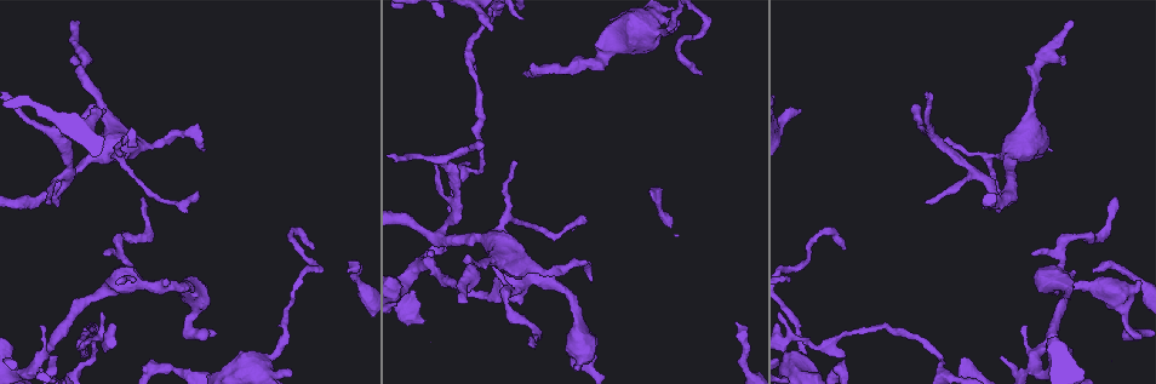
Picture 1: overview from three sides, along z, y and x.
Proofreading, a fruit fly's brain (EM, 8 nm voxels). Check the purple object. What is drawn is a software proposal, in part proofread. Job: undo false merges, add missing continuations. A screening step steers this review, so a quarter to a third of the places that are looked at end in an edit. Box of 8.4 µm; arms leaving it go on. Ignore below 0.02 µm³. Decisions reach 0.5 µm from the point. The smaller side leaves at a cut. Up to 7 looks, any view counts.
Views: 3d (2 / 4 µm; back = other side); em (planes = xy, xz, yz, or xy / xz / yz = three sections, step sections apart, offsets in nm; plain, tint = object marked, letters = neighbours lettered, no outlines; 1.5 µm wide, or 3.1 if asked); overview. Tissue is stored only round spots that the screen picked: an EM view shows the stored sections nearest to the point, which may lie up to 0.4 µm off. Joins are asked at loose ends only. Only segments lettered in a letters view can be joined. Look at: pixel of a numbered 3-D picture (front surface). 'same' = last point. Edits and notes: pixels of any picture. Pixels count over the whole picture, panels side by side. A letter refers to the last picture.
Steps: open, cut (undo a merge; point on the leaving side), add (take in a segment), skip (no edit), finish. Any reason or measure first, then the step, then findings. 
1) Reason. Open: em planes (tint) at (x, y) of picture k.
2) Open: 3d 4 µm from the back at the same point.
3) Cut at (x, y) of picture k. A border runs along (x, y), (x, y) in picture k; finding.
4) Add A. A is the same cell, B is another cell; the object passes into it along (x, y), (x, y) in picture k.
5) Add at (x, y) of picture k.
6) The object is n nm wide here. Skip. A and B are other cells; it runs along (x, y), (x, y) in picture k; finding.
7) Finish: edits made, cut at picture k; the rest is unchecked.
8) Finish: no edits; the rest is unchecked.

Open: 3d 4 µm at (735, 324) of picture 1.

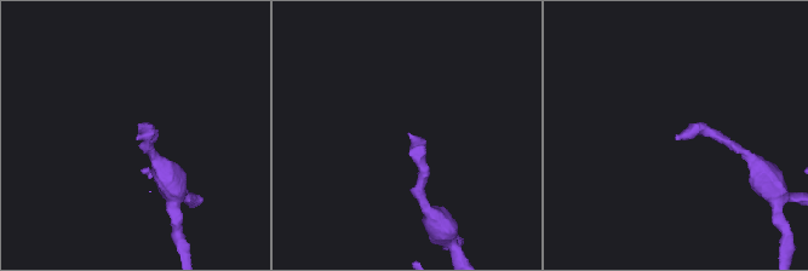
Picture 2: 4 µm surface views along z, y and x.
Open: em planes (letters) at (136, 139) of picture 2.

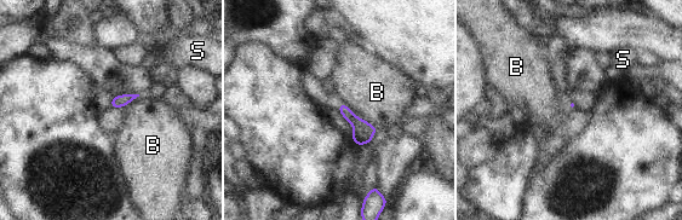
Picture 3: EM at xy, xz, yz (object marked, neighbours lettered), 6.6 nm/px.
Skip. B and S are other cells; a border runs along (343, 103), (357, 116), (377, 127) in picture 3; none of them fits.

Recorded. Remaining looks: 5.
Tapers out. Open: em xy step 8 (letters) at (141, 197) of picture 1.

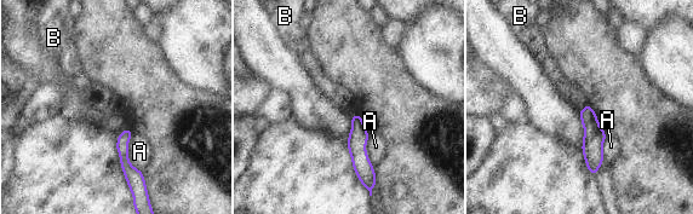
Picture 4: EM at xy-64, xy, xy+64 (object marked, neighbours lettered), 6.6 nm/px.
Skip. A and B are other cells; no lettered segment goes on from it.

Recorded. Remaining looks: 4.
Sudden change in width. Open: em planes (tint) at (273, 353) of picture 1.

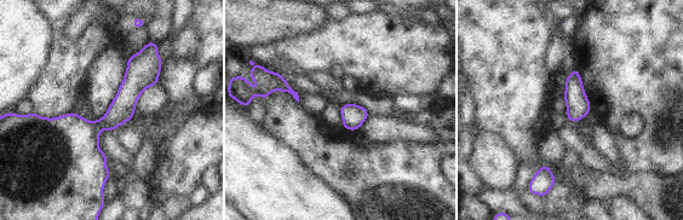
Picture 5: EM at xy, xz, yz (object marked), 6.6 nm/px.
Open: em planes (letters) at the same point.

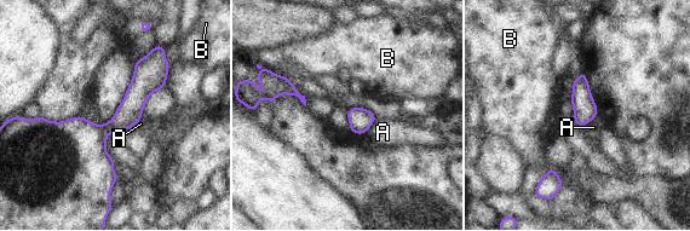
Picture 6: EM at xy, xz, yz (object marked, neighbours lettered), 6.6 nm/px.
Skip. A and B are other cells; a border runs along (598, 113), (582, 126) in picture 6; continuous, no second cell.

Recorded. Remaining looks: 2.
Finish: no edits; the rest is unchecked.

